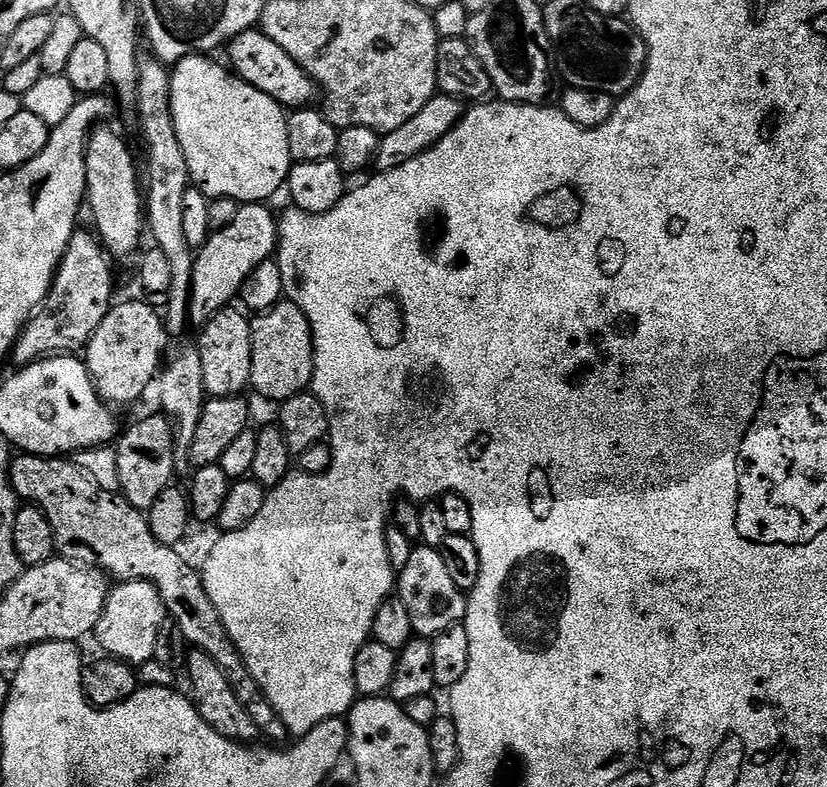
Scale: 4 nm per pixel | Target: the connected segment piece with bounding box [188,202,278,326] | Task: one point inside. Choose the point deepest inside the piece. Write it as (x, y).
(220, 268)

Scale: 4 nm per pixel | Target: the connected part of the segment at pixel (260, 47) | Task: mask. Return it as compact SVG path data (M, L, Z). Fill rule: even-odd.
M259 27L247 28L242 34L228 41L227 52L227 63L235 75L254 86L254 90L270 94L270 98L274 98L274 102L278 102L286 110L307 108L313 103L312 99L317 99L318 89L306 72L294 62L294 58L290 58L290 54L282 50L282 46L266 38L266 34Z

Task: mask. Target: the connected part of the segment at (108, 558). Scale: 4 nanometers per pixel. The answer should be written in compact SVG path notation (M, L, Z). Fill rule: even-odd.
M20 454L12 462L12 488L21 501L34 504L46 514L50 526L54 530L56 539L56 551L63 559L73 561L81 566L89 568L99 568L101 572L117 581L125 580L149 580L160 592L160 597L164 599L164 607L167 615L182 630L184 637L188 639L189 645L195 651L210 654L214 662L218 662L220 669L226 674L230 682L230 690L234 690L234 695L238 697L238 702L242 702L246 714L250 714L257 733L261 737L265 736L268 742L284 742L276 740L289 739L290 733L282 718L274 710L271 702L264 697L263 690L258 686L254 674L244 665L244 660L240 656L240 651L234 646L218 610L214 610L214 602L210 602L210 594L206 594L203 575L196 572L179 556L177 549L170 544L158 542L148 525L147 515L141 509L134 507L130 501L125 500L123 495L113 495L111 492L102 490L98 482L94 482L78 466L73 464L71 459L57 458L54 456L29 456Z

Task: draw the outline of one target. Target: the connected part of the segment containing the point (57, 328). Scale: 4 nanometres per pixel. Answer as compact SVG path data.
M78 230L75 234L73 234L70 238L70 242L68 243L66 254L60 263L60 269L56 271L56 277L52 280L52 289L48 291L48 297L46 297L44 303L36 309L35 316L29 320L28 325L24 328L24 331L21 332L19 338L16 339L16 344L12 348L12 355L10 357L11 363L14 362L16 363L16 366L23 366L26 364L33 364L36 360L43 360L57 354L76 354L87 348L90 338L94 334L94 330L98 330L98 326L102 322L102 318L106 318L106 314L110 311L110 309L112 309L114 303L114 297L112 297L112 268L108 265L108 263L110 263L109 257L106 255L99 239L97 239L91 231L88 233L84 232L84 230Z

